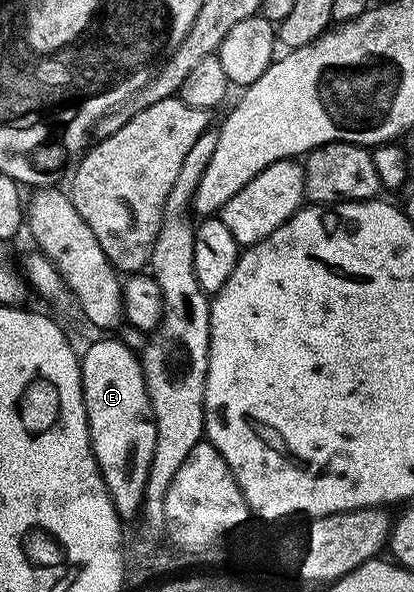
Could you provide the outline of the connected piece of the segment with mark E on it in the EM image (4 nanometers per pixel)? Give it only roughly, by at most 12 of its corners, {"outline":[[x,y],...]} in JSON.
{"outline":[[82,353],[85,410],[120,517],[138,517],[156,438],[140,357]]}

